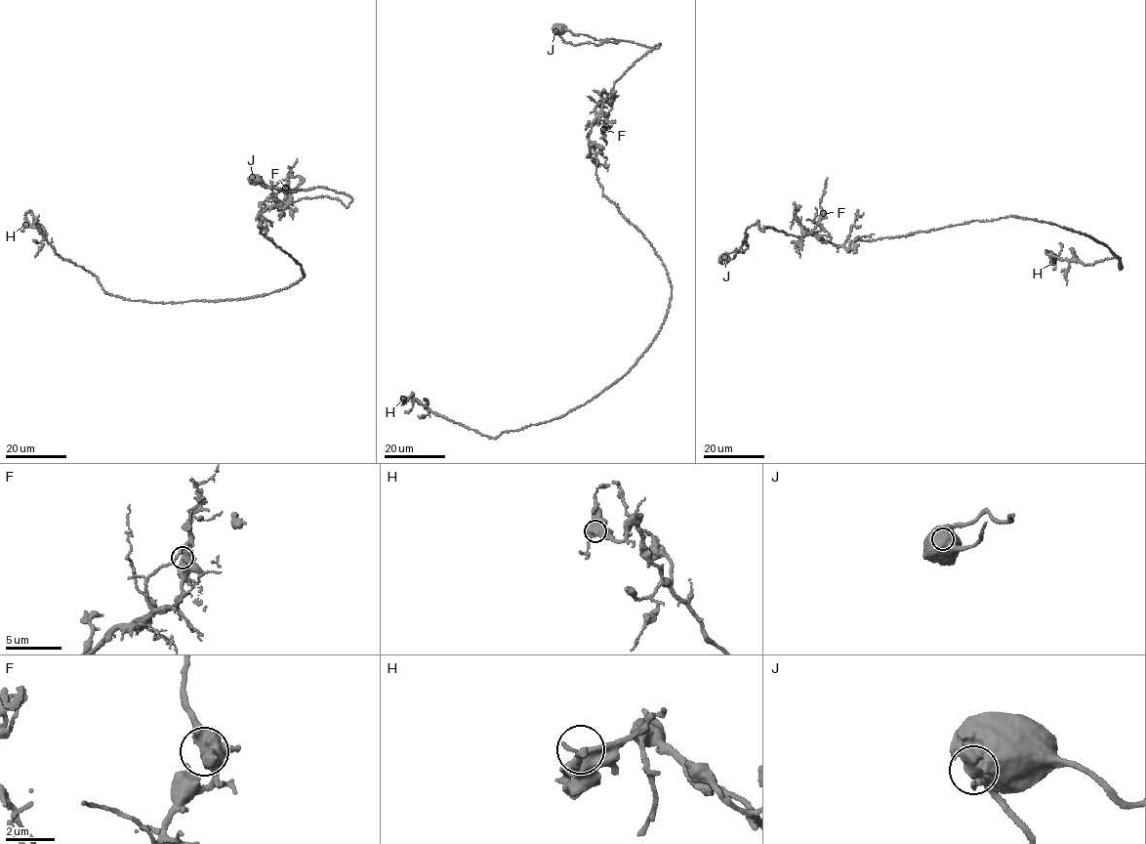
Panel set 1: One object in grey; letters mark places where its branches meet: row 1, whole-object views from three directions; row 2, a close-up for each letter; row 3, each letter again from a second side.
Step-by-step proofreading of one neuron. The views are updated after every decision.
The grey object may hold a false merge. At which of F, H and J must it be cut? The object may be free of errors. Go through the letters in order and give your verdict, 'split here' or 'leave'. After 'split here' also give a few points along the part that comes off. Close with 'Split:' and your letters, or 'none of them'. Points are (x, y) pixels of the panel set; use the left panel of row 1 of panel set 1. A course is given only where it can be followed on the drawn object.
F: leave
H: leave
J: split here; course (252, 177), (259, 177), (266, 186), (286, 192), (313, 188)
Split: J

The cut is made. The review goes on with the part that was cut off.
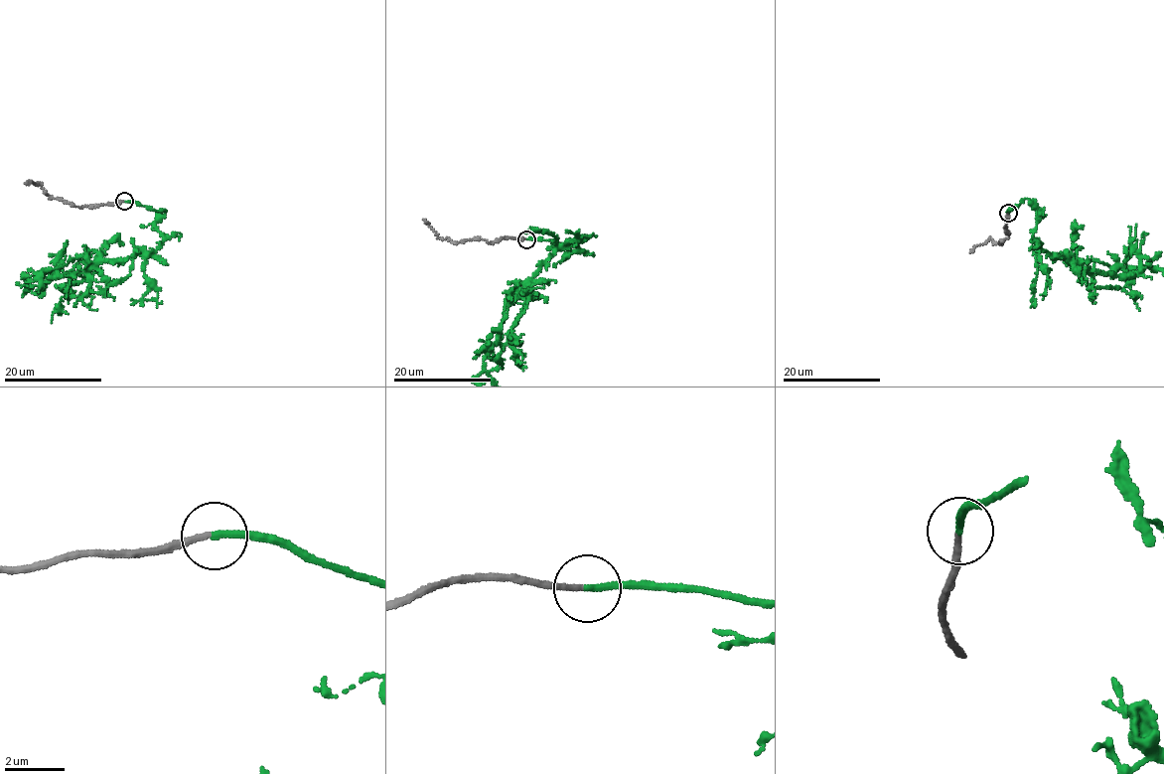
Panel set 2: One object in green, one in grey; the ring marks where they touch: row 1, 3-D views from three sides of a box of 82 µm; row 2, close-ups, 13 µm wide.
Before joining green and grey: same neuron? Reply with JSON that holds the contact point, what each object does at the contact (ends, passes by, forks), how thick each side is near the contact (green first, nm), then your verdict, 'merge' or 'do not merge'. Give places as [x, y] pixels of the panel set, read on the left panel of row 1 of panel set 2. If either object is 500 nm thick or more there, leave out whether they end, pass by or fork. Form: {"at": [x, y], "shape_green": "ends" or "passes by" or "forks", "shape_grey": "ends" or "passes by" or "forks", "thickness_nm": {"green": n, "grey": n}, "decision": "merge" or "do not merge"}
{"at": [124, 201], "shape_green": "ends", "shape_grey": "ends", "thickness_nm": {"green": 240, "grey": 190}, "decision": "merge"}

